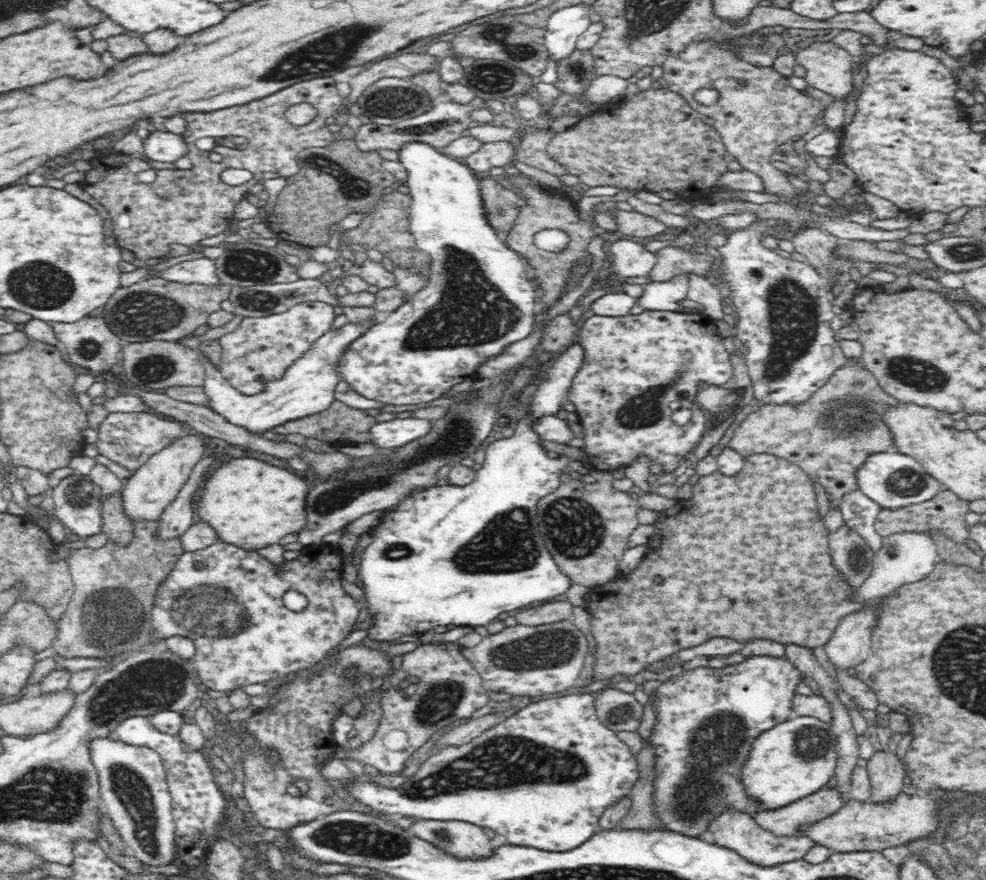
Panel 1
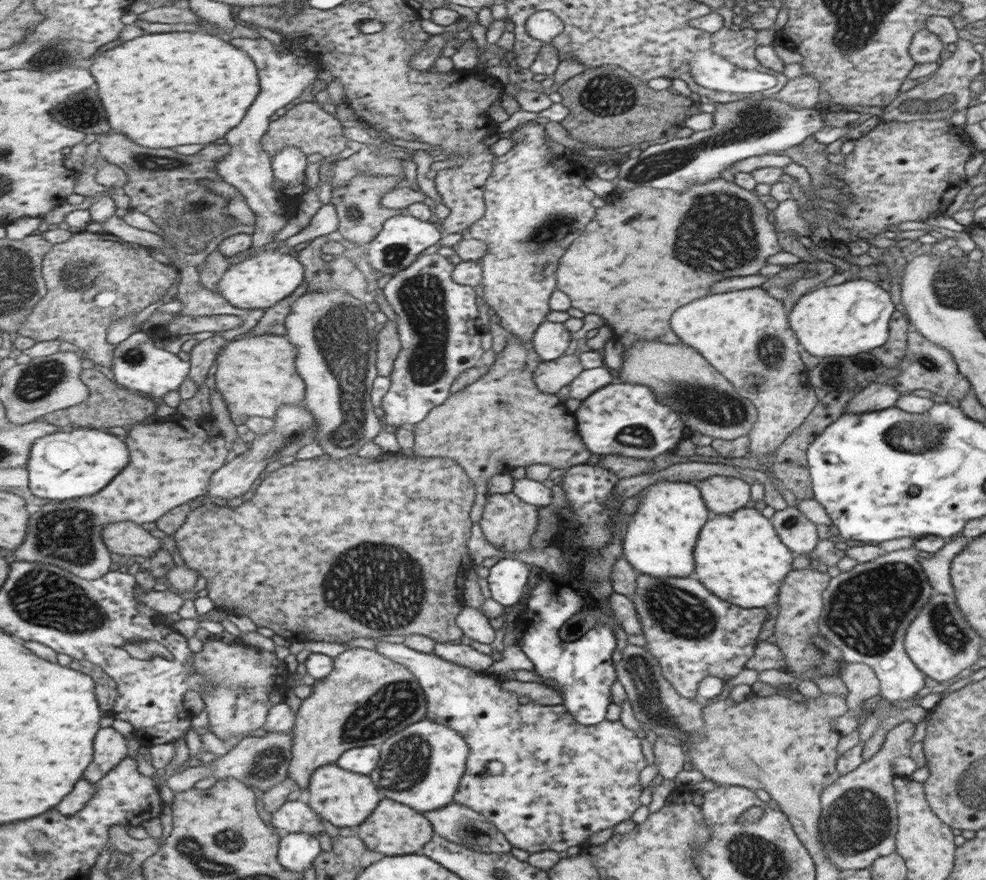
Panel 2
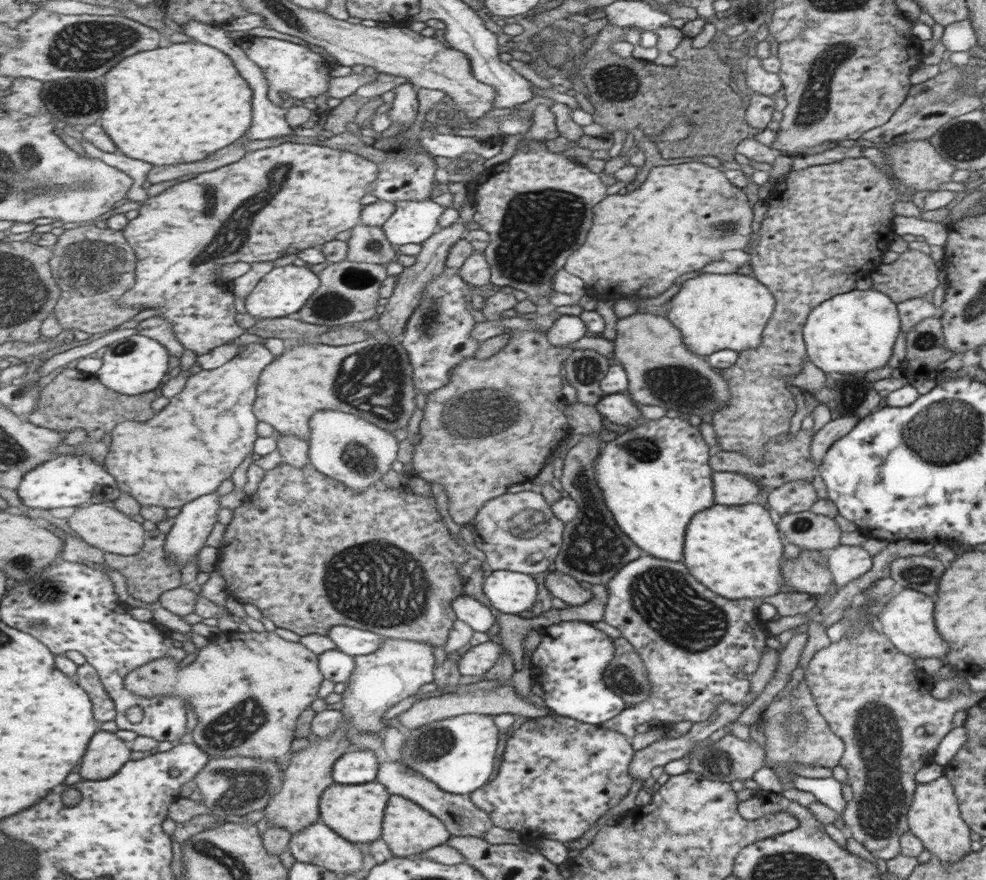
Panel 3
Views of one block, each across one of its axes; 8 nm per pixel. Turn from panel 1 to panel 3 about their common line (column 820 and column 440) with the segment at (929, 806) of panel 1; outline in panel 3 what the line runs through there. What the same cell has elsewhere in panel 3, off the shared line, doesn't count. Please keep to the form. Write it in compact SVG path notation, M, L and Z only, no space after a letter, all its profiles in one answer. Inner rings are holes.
M393 795L389 798L388 809L384 810L384 820L385 830L380 835L380 839L392 852L392 856L416 856L447 842L447 838L450 838L447 828L440 819L434 818L423 807L402 798L401 795Z

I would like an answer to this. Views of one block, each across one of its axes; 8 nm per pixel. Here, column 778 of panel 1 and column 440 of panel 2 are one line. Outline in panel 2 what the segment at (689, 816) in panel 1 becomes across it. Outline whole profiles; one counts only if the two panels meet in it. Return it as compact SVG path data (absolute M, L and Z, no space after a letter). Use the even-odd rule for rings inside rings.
M378 640L376 647L374 648L379 654L384 655L385 658L402 664L405 668L412 671L412 674L416 677L417 682L420 682L420 686L423 690L424 697L428 700L428 714L426 719L431 722L441 723L442 725L451 727L458 733L462 734L469 747L468 758L466 758L466 772L461 776L459 784L457 785L455 794L451 797L451 804L459 804L459 806L467 806L469 810L481 814L495 827L505 840L509 842L510 846L531 853L541 851L555 851L558 853L564 853L565 848L576 846L583 840L587 839L587 836L592 835L593 832L603 830L603 828L614 827L615 824L627 820L635 808L639 806L639 772L645 768L645 758L641 754L641 748L639 748L639 738L635 738L635 734L631 736L631 732L627 728L623 728L619 721L611 721L607 718L604 721L598 722L595 725L585 726L573 720L573 715L569 714L566 708L561 705L553 706L541 706L537 703L533 704L519 704L515 693L503 690L500 687L499 680L491 680L489 676L483 676L481 672L470 671L464 666L459 666L457 663L447 662L445 659L439 658L437 655L431 653L423 653L403 643L389 643ZM491 760L498 760L504 766L503 771L499 775L489 775L485 769L485 764L491 762Z

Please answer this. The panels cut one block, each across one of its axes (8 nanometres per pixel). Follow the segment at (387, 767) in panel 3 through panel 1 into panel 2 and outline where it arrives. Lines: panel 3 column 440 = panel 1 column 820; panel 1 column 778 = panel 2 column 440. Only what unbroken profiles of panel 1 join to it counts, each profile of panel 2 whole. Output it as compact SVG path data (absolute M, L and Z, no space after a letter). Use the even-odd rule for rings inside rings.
M449 804L439 810L425 812L432 831L441 838L482 853L509 853L511 846L504 836L481 814L467 806Z

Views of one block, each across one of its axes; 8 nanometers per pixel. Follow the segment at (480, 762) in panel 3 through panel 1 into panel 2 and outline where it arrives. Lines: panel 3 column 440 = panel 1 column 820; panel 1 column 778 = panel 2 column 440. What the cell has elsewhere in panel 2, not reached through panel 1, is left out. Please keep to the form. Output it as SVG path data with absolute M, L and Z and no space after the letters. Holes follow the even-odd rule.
M426 718L406 726L380 745L380 760L368 777L387 800L409 806L422 815L451 804L461 776L466 772L469 747L461 733Z

